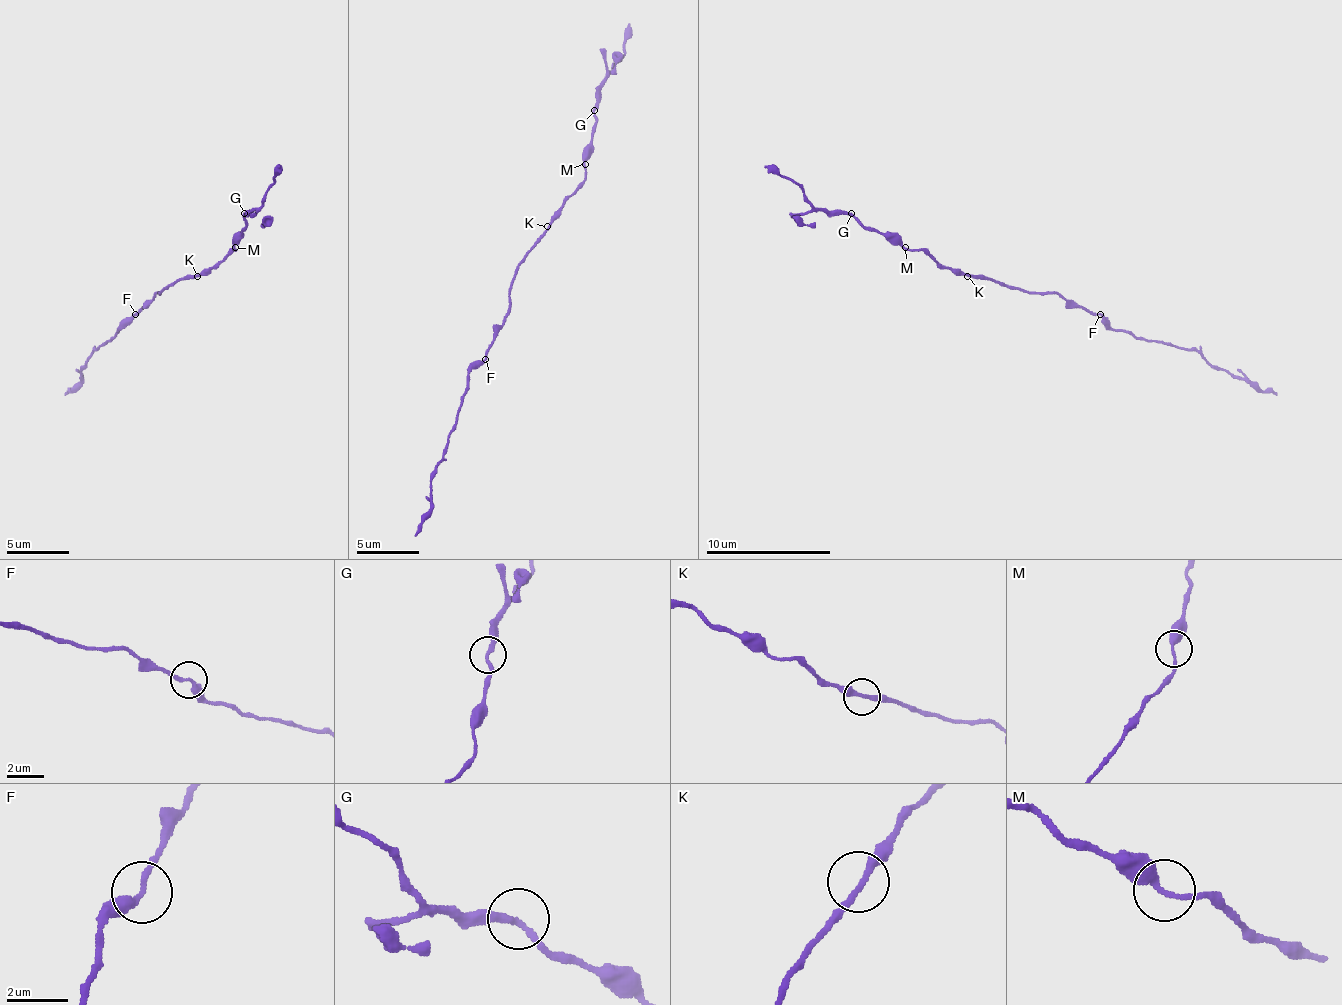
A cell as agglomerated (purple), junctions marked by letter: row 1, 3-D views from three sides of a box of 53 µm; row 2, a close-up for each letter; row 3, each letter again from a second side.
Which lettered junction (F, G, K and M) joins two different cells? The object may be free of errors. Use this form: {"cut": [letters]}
{"cut": []}

